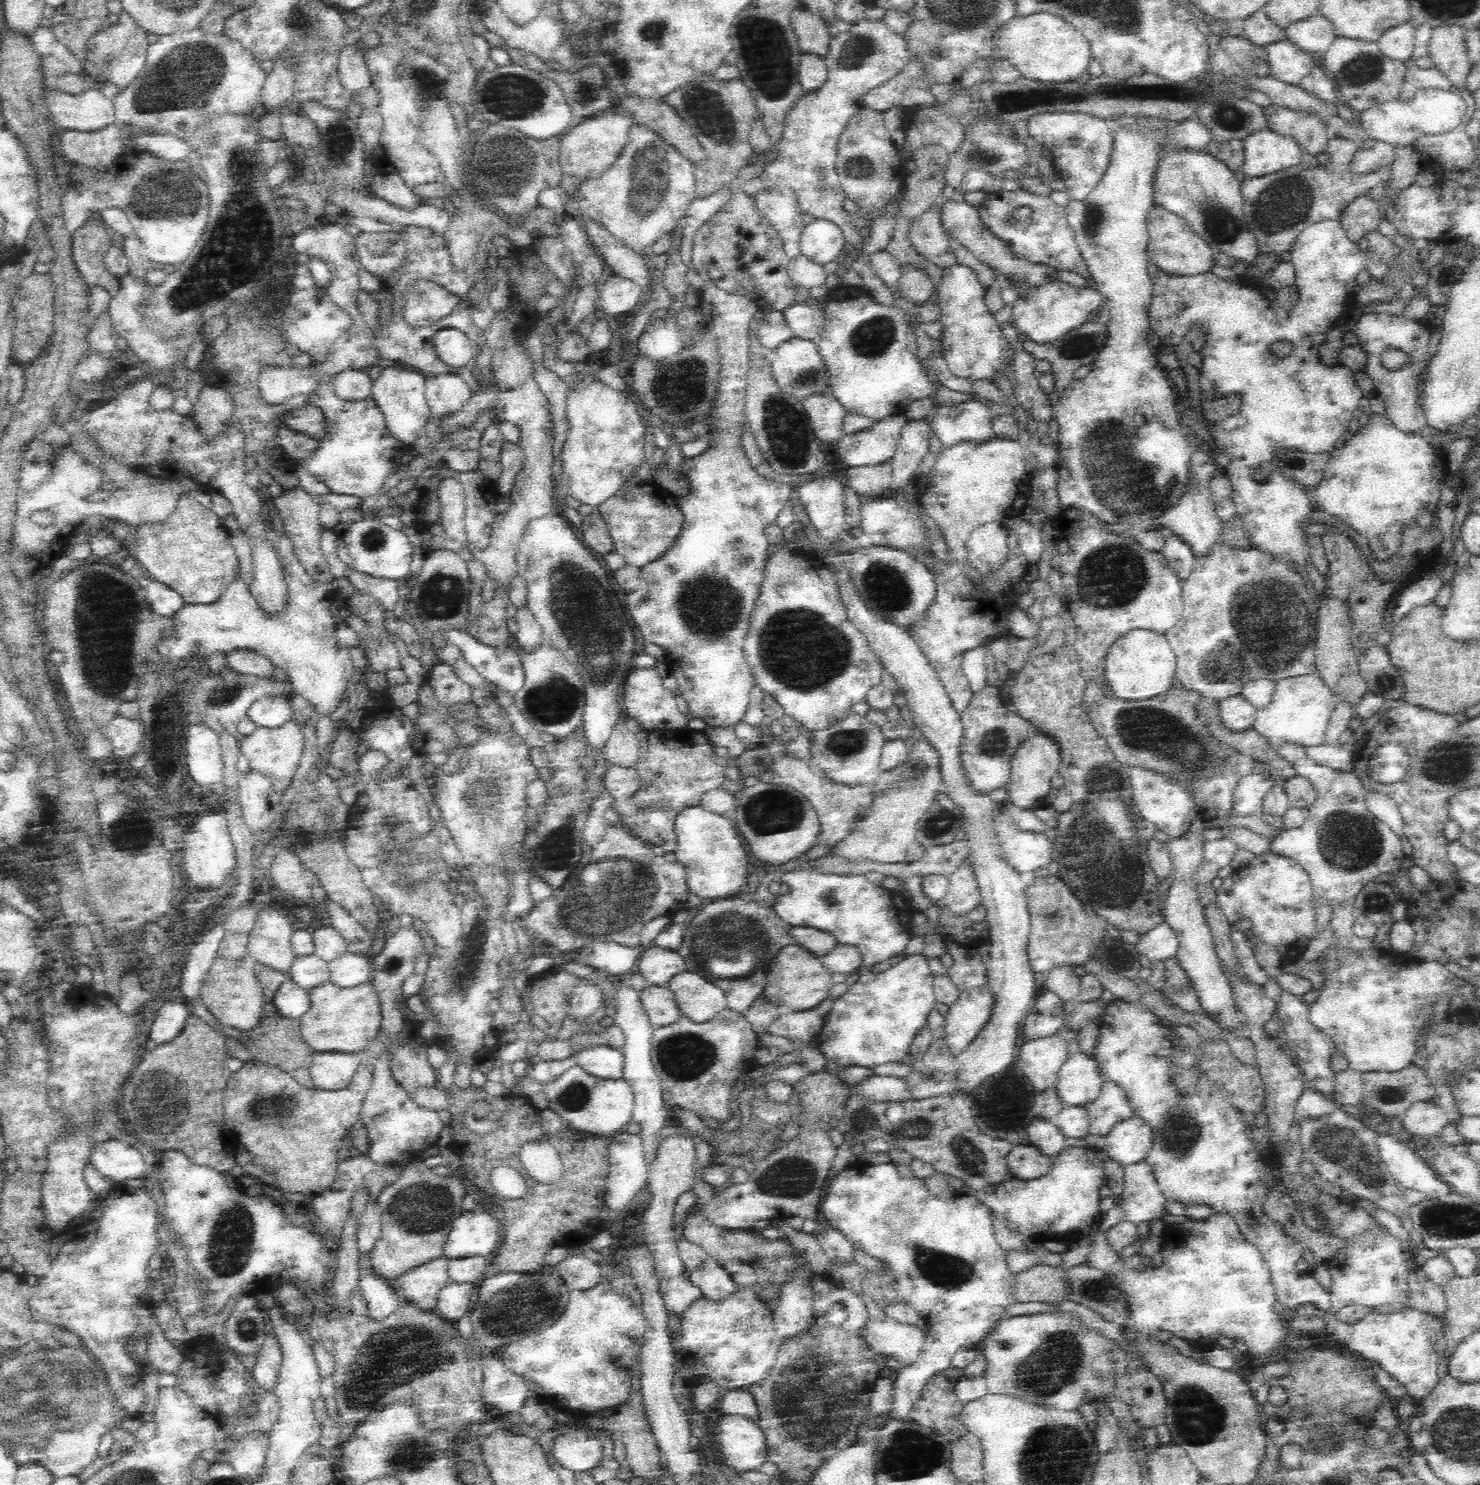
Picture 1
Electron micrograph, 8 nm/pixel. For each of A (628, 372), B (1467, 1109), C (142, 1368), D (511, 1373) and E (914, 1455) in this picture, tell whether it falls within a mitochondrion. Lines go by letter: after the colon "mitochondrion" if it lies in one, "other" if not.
A: other
B: other
C: other
D: other
E: mitochondrion

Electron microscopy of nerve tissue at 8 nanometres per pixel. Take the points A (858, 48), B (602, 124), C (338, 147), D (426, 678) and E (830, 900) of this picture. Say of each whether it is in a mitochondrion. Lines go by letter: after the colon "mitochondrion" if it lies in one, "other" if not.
A: mitochondrion
B: other
C: mitochondrion
D: other
E: other

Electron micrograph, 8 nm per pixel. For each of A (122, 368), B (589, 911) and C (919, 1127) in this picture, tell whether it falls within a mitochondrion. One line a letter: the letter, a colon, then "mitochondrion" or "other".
A: other
B: mitochondrion
C: mitochondrion

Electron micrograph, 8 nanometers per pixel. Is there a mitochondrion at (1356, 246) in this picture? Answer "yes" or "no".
no

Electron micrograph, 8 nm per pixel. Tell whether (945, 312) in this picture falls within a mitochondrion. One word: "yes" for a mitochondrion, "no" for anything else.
no

